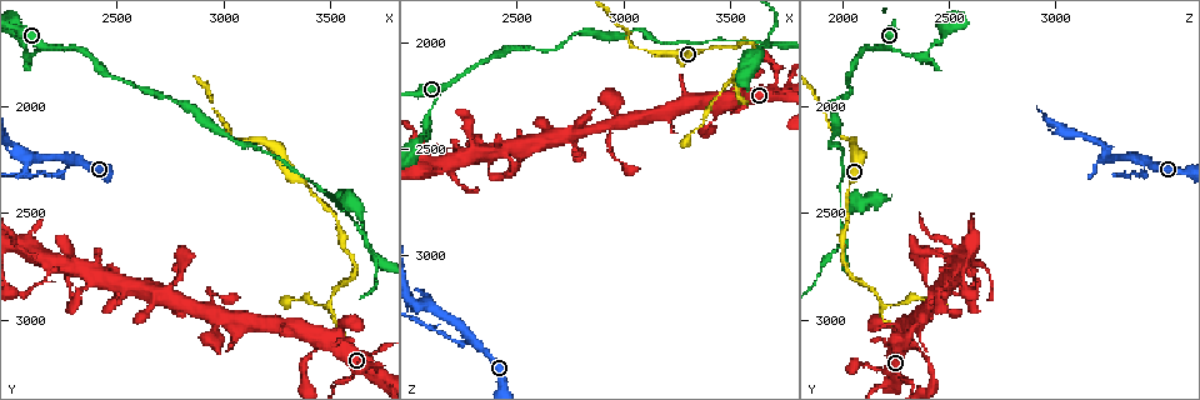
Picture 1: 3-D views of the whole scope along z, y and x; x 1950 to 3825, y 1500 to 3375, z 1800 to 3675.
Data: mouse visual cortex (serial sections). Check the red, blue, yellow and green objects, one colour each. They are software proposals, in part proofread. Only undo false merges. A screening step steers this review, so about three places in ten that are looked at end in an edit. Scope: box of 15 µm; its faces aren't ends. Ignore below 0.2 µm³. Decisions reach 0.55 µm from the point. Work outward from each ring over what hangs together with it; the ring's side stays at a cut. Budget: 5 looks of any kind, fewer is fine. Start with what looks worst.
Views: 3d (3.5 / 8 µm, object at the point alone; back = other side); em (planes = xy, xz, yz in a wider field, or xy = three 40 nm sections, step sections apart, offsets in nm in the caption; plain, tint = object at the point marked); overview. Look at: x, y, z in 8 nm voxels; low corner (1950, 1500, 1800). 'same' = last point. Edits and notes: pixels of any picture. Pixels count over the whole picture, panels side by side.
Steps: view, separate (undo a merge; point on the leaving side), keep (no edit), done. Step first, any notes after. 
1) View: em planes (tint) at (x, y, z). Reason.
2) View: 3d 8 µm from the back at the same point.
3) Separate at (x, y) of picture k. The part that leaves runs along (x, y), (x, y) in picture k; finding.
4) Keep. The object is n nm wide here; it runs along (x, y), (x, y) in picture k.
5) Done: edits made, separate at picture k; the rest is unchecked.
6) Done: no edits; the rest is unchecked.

View: 3d 3.5 µm at (2300, 2250, 3390).

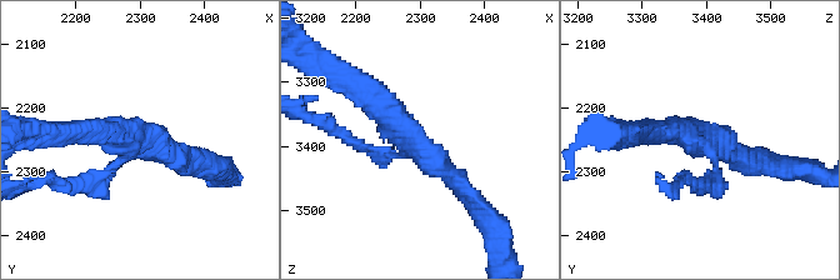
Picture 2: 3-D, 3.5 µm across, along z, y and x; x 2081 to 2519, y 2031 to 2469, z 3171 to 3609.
View: em xy step 1 (tint) at (2300, 2245, 3400). 3 arms meet here; the arms are 150, 250, 300 nm wide.

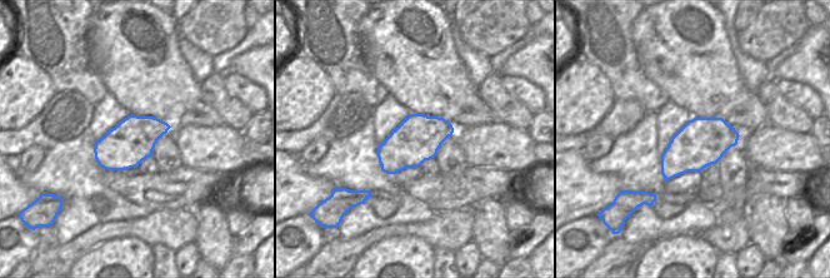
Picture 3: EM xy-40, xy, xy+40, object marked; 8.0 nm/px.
Separate at (349, 140) of picture 2. The object is 380 nm wide here; the part that leaves runs along (385, 158), (313, 119) in picture 2; a second cell is stuck on.

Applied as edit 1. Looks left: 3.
View: overview.

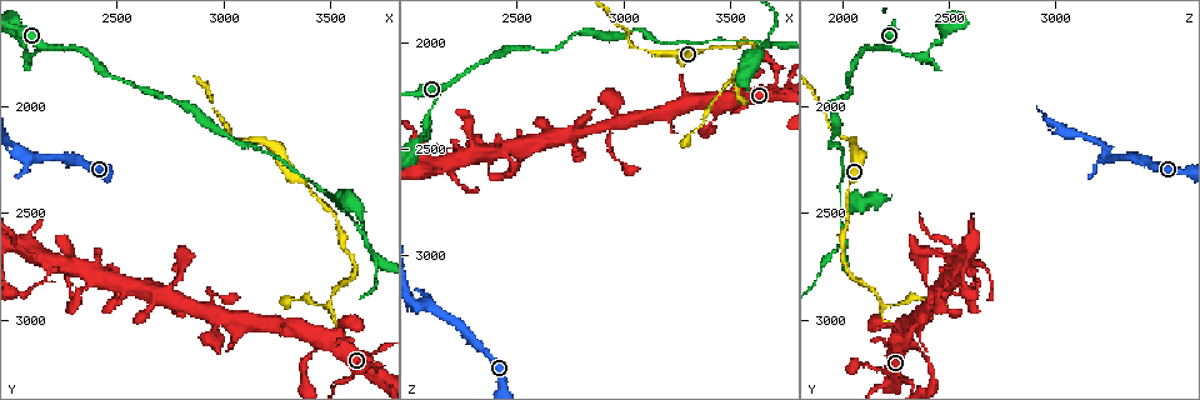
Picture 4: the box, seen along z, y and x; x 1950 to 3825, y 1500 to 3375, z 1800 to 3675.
View: 3d 8 µm from the back at (3630, 2560, 2010). Branch point.

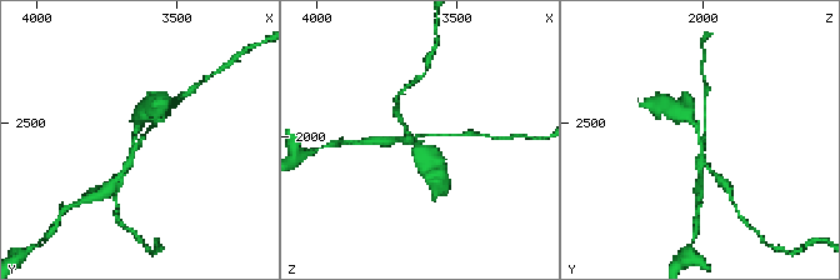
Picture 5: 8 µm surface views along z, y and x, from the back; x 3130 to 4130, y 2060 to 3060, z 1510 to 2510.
View: 3d 3.5 µm from the back at (3630, 2560, 1990). Closer look.

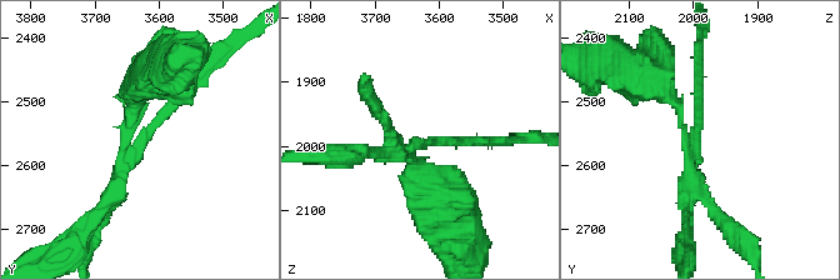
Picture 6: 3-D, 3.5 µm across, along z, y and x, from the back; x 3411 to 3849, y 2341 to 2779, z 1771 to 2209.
Separate at (414, 173) of picture 6. The arms are 150, 200, 200 nm wide; a second cell is stuck on.

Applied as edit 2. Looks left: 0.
Done: edits made, separate at picture 2, separate at picture 6; the rest is unchecked.

